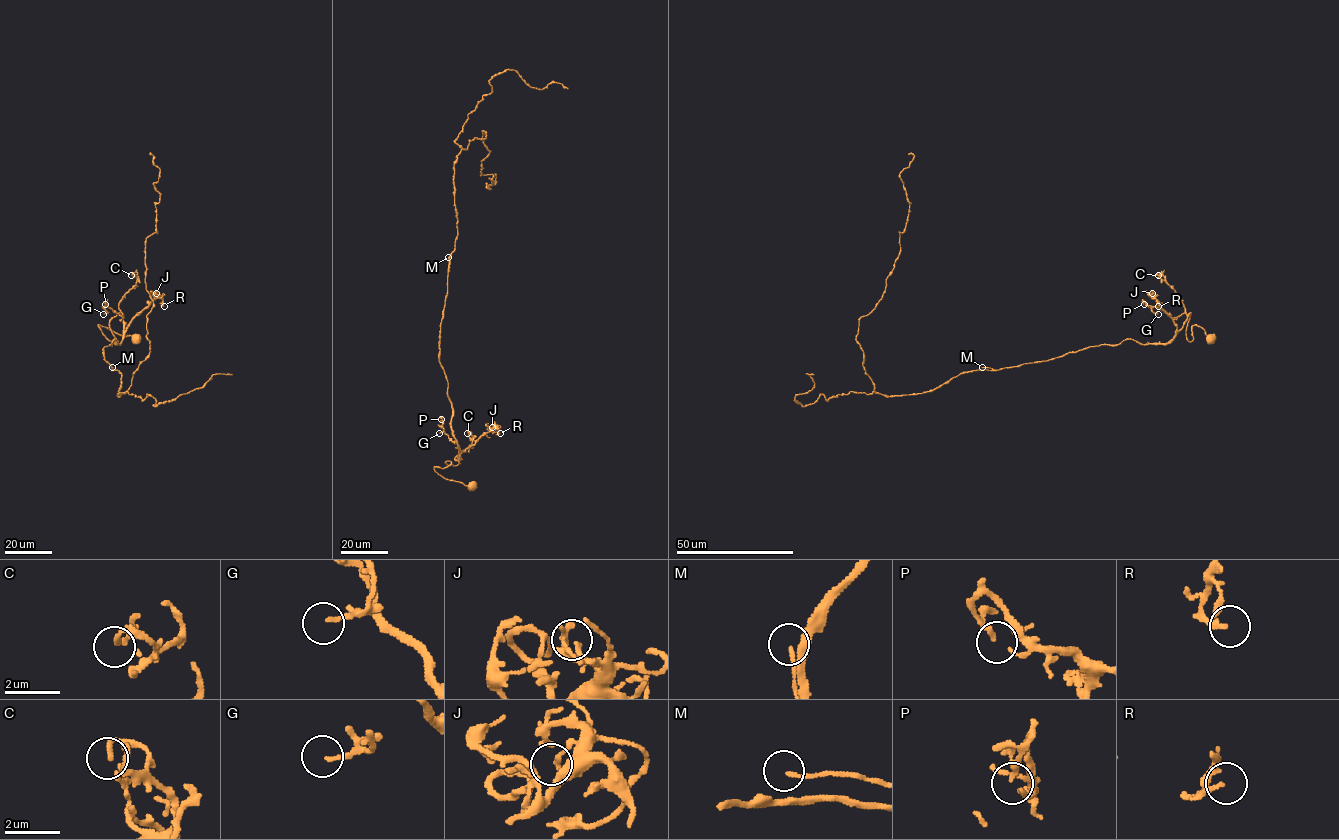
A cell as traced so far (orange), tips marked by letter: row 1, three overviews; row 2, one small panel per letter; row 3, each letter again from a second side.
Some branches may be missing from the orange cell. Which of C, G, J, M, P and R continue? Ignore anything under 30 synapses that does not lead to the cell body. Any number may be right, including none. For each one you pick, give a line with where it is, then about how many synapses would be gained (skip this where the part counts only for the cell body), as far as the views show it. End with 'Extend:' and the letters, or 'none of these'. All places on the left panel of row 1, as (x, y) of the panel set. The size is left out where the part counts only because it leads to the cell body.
Extend: none of these

